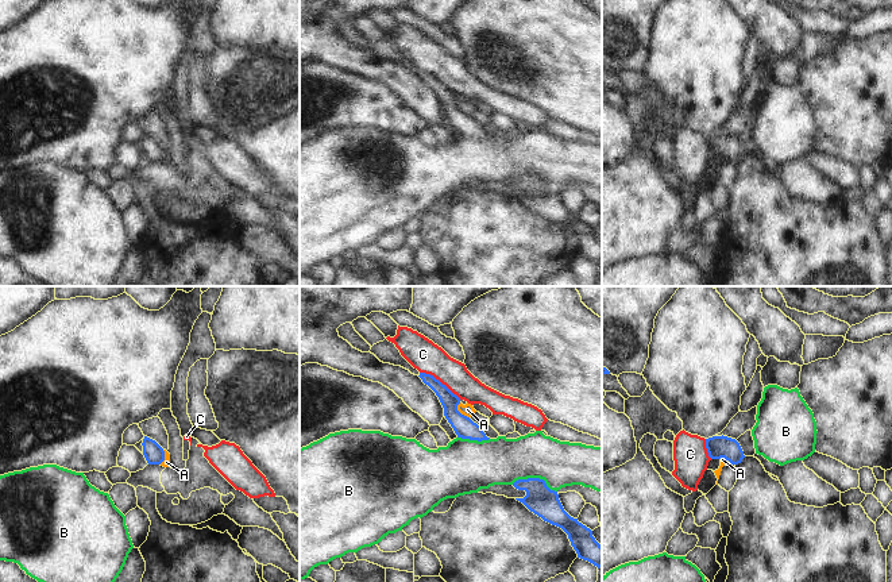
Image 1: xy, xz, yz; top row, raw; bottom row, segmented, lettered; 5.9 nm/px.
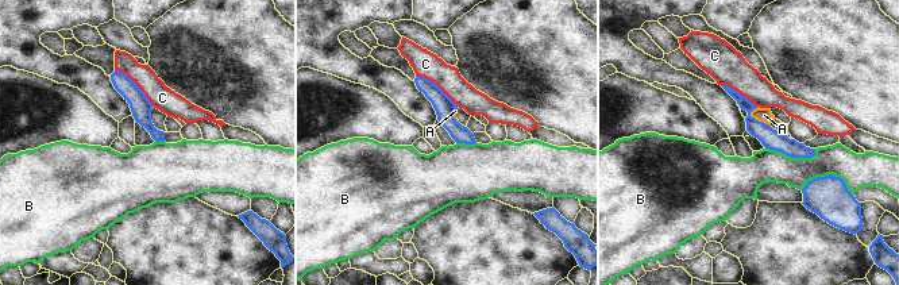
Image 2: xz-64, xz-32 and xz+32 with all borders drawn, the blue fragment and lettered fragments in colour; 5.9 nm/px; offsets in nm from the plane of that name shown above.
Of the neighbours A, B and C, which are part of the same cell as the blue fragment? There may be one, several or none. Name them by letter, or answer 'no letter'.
no letter

